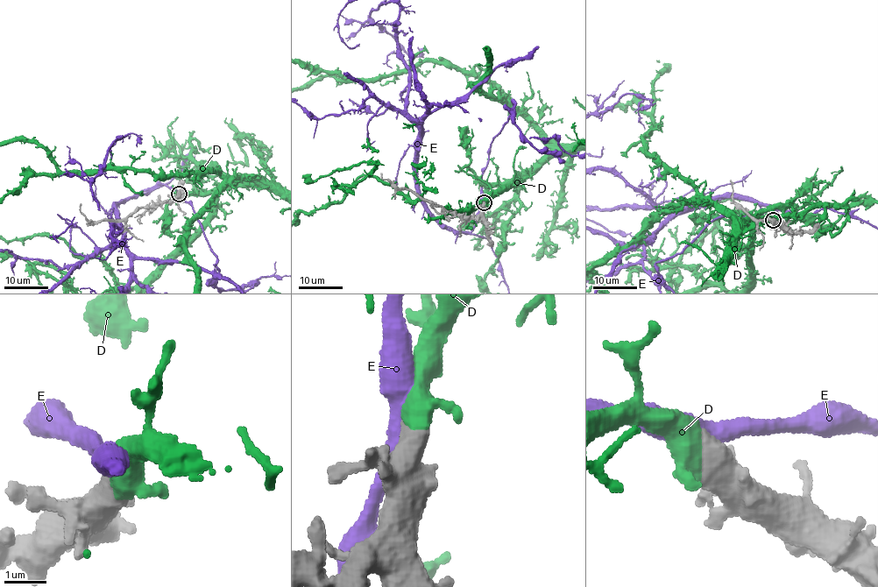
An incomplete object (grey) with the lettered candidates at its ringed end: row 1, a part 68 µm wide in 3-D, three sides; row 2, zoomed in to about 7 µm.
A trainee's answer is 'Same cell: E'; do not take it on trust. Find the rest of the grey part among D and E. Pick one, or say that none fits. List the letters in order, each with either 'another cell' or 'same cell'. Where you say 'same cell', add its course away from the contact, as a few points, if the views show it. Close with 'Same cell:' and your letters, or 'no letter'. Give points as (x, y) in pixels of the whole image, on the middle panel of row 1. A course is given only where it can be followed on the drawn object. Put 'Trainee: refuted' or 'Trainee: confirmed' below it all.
D: same cell
E: another cell
Same cell: D
Trainee: refuted

